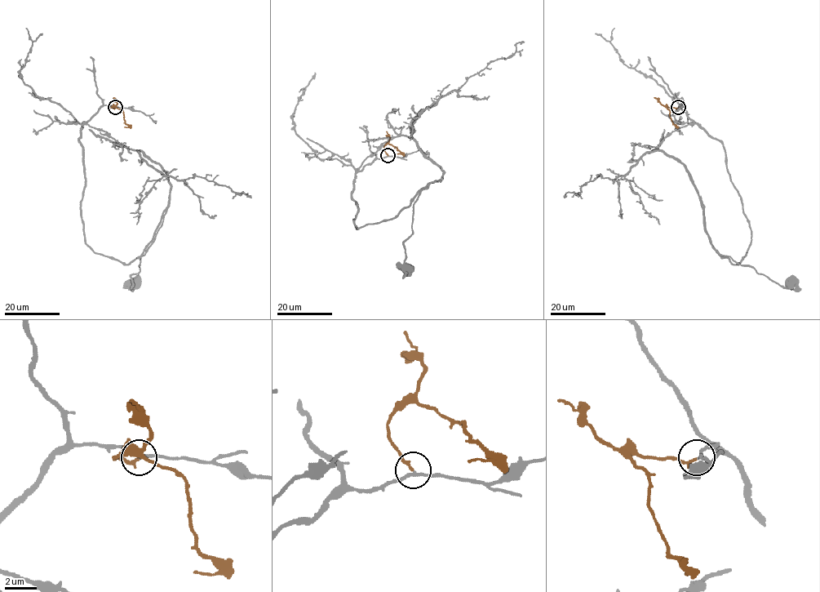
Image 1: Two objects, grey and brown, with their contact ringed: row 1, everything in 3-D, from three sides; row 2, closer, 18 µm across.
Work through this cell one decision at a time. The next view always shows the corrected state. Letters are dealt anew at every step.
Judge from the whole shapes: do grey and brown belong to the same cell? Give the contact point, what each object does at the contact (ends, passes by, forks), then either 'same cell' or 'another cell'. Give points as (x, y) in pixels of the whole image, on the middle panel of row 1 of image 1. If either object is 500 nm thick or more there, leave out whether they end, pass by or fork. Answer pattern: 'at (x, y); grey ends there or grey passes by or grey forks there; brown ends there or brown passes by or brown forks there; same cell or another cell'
at (387, 155); grey passes by; brown ends there; same cell

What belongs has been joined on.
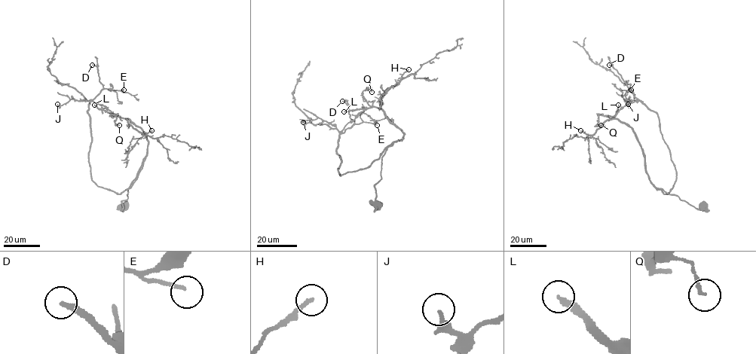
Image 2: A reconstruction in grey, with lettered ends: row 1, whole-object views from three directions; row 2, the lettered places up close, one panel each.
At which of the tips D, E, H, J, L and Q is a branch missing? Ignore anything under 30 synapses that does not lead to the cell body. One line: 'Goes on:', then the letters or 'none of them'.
Goes on: D, L

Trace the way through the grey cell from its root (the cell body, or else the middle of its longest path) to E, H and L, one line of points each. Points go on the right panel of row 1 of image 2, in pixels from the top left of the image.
E: (703, 207), (698, 209), (650, 181), (635, 132), (614, 117), (623, 106), (638, 100), (628, 90), (631, 90)
H: (703, 207), (698, 209), (650, 181), (641, 144), (633, 129), (624, 123), (607, 119), (593, 135), (580, 130)
L: (703, 207), (698, 209), (650, 181), (635, 132), (614, 117), (618, 105)

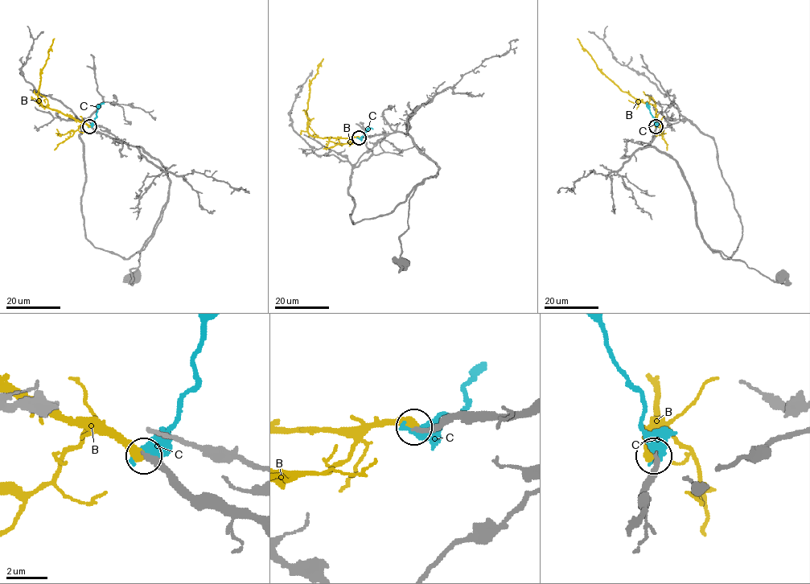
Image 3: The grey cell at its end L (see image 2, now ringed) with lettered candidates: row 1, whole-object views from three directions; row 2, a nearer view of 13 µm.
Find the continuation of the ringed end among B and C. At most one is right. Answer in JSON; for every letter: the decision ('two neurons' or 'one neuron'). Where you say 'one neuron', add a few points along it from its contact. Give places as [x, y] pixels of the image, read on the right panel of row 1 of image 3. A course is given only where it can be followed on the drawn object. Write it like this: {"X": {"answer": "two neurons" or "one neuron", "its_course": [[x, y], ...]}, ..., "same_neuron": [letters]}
{"B": {"answer": "one neuron", "its_course": [[656, 126], [655, 107], [622, 92], [597, 65], [577, 39]]}, "C": {"answer": "two neurons"}, "same_neuron": ["B"]}

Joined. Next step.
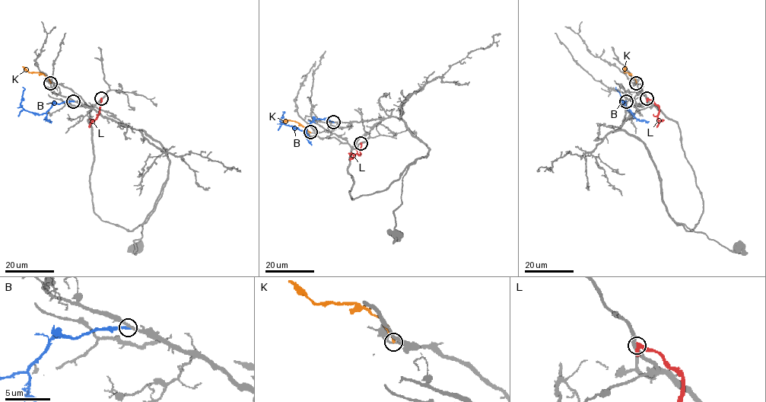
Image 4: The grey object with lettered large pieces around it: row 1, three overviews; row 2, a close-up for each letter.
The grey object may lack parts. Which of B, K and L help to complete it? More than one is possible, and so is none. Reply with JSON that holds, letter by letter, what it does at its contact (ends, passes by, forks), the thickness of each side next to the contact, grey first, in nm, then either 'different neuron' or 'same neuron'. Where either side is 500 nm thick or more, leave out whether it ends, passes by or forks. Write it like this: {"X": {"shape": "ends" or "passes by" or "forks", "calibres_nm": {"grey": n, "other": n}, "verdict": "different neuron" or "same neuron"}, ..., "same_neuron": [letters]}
{"B": {"shape": "ends", "calibres_nm": {"grey": 260, "other": 240}, "verdict": "same neuron"}, "K": {"shape": "ends", "calibres_nm": {"grey": 160, "other": 190}, "verdict": "different neuron"}, "L": {"shape": "ends", "calibres_nm": {"grey": 280, "other": 480}, "verdict": "different neuron"}, "same_neuron": ["B"]}

